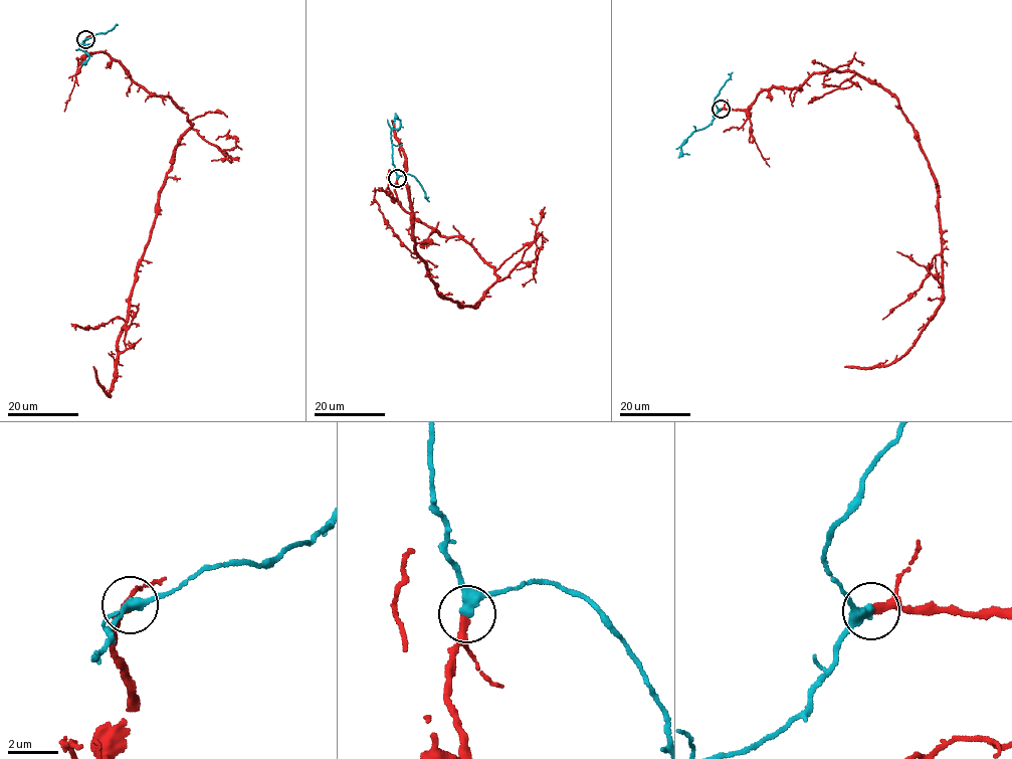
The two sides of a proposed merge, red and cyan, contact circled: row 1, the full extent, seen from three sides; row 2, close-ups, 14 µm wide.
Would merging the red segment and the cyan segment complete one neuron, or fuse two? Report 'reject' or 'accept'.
accept

